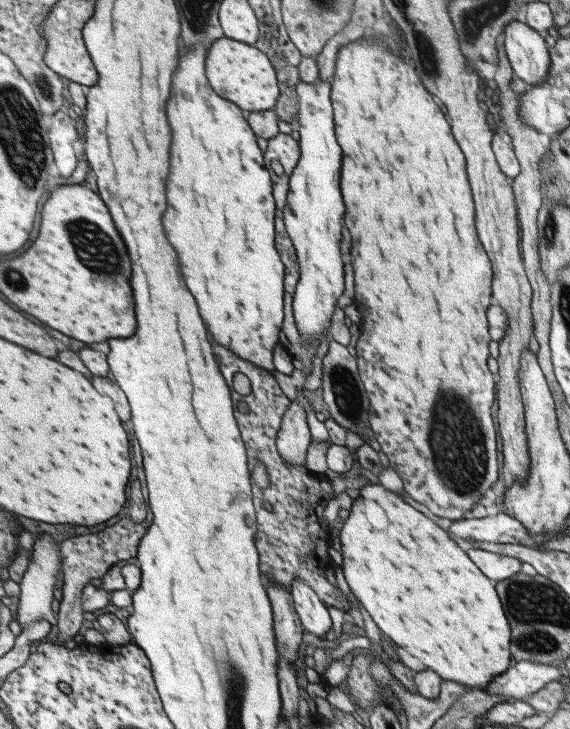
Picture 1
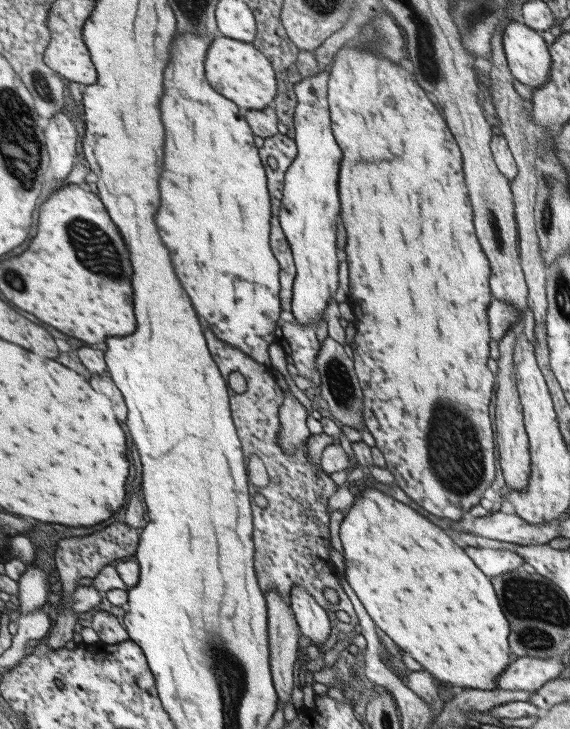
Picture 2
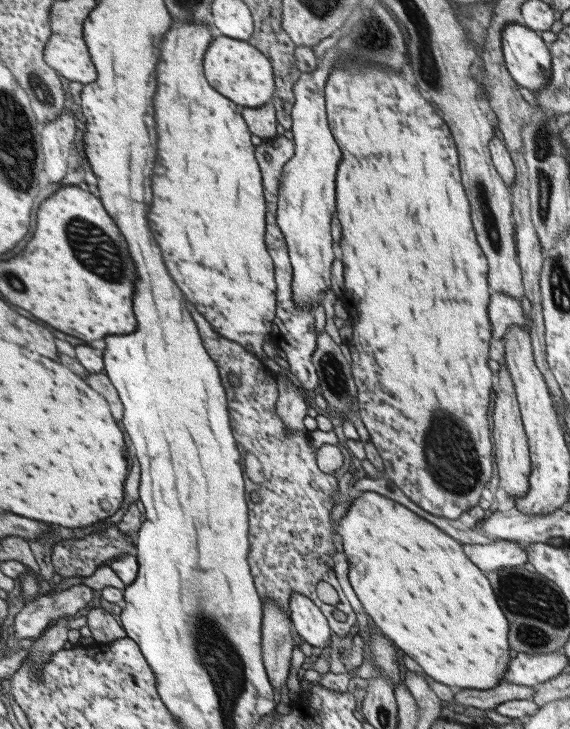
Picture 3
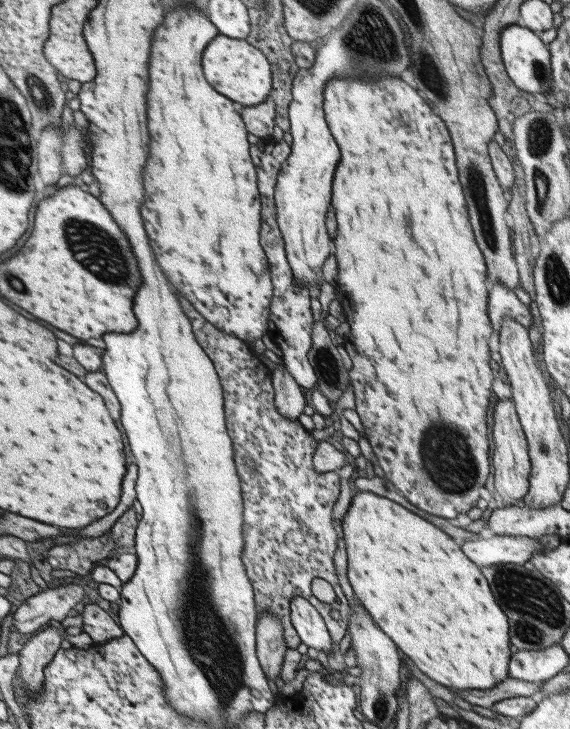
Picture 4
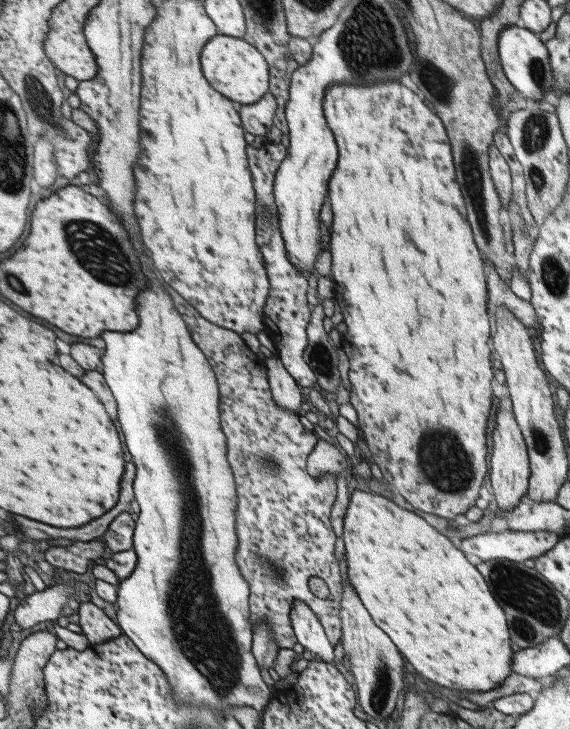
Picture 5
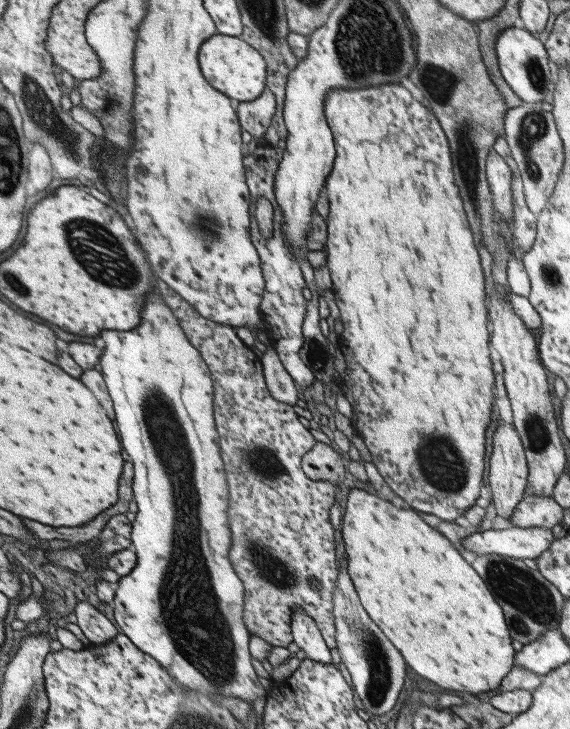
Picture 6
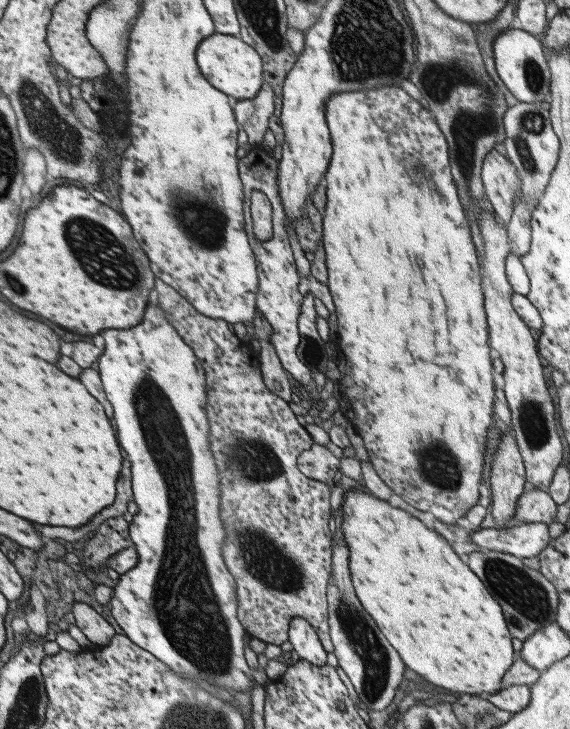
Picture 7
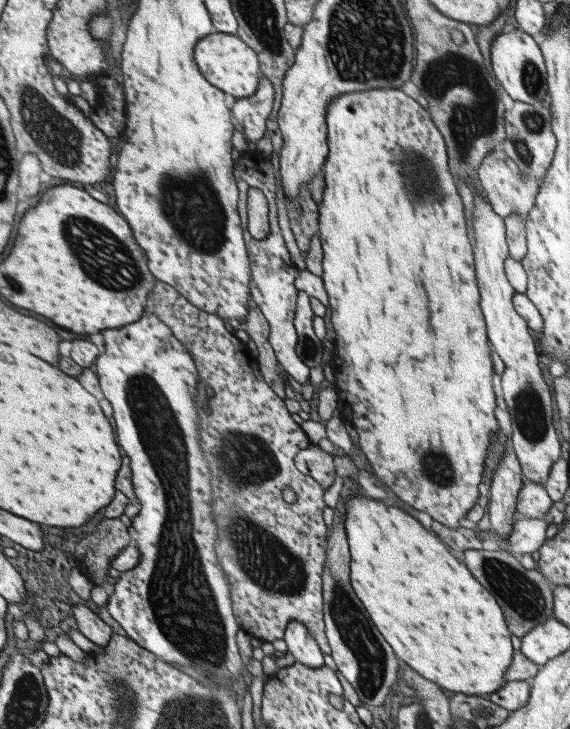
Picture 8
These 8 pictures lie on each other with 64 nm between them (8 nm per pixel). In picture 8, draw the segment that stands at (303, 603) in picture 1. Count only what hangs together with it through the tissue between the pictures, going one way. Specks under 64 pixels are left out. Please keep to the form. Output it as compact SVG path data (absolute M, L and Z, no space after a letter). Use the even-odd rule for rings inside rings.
M291 621L284 635L287 651L294 656L295 662L311 668L321 668L325 664L325 652L310 632L303 622Z

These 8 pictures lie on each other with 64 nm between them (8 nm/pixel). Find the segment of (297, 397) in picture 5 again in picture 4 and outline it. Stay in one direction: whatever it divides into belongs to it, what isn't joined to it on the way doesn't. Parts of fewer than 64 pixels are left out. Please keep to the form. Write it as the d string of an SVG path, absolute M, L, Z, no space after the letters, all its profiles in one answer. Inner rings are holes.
M272 364L272 366L272 381L278 409L290 420L297 420L299 416L303 415L307 398L305 398L301 386L283 364Z

